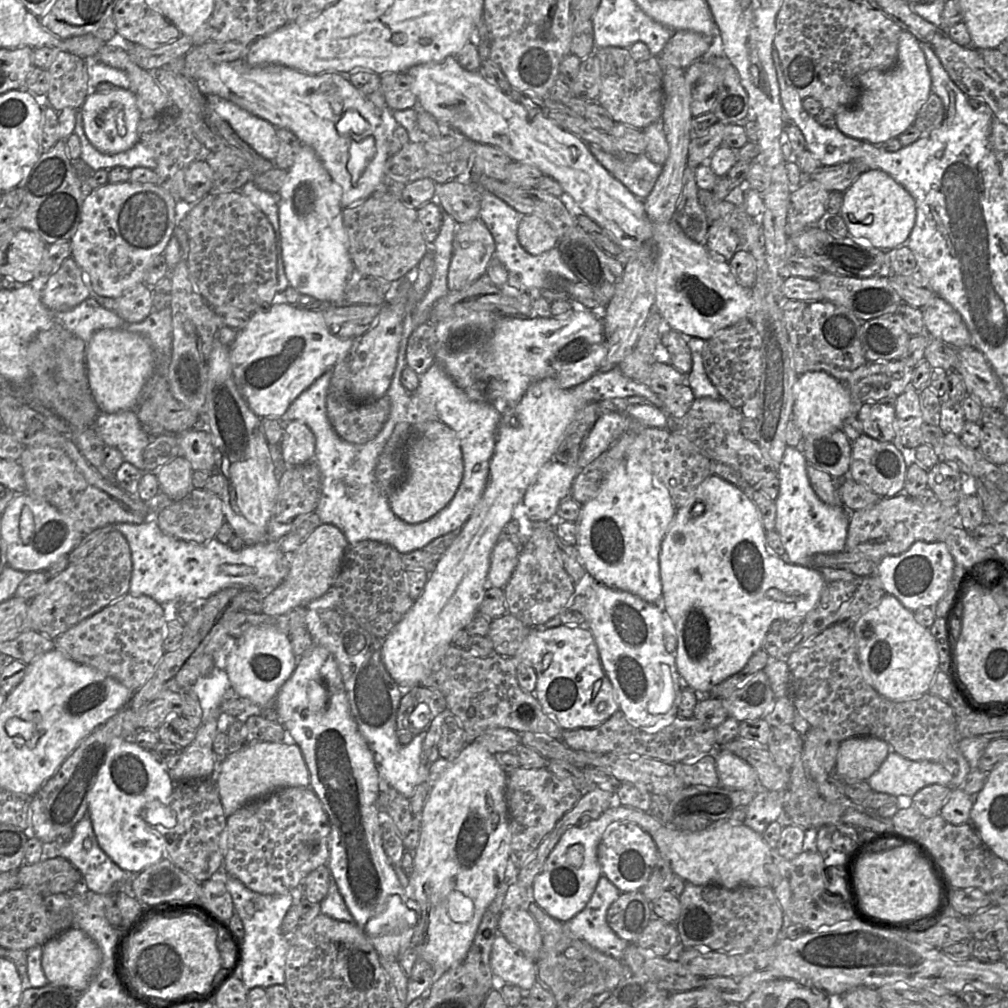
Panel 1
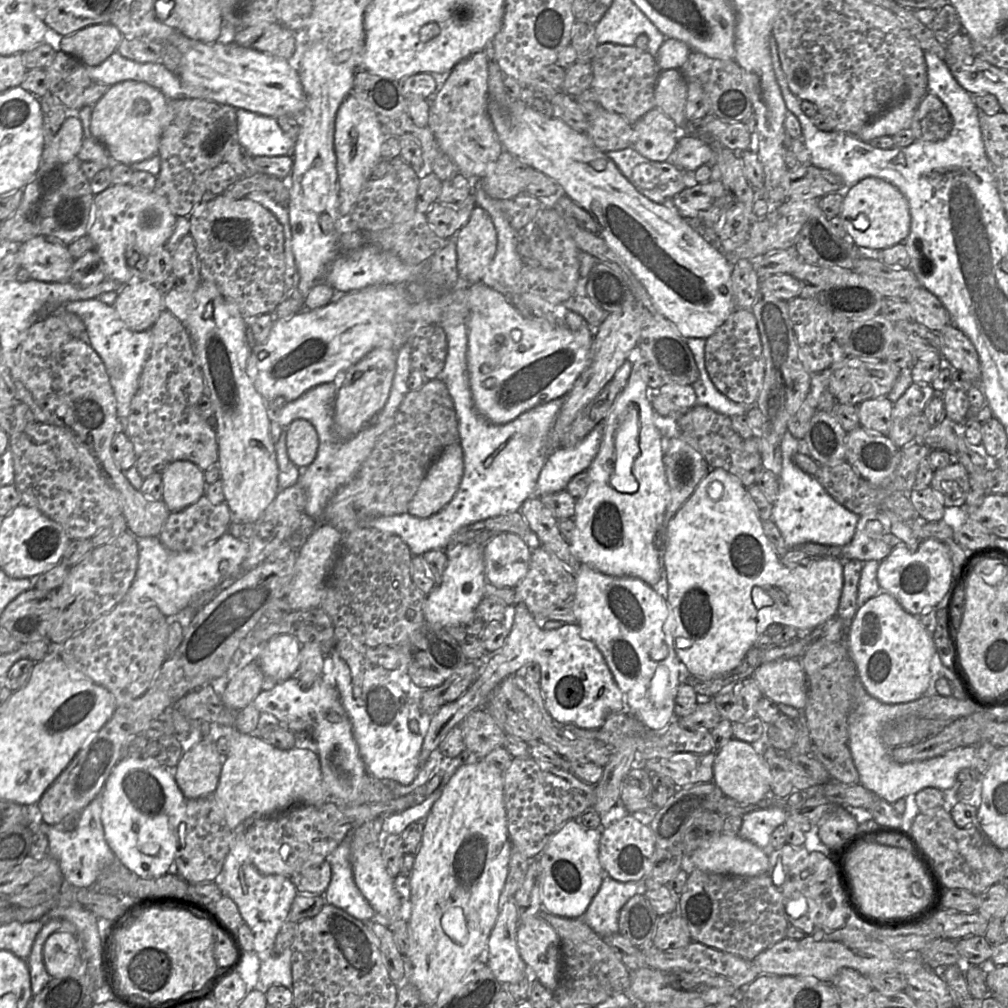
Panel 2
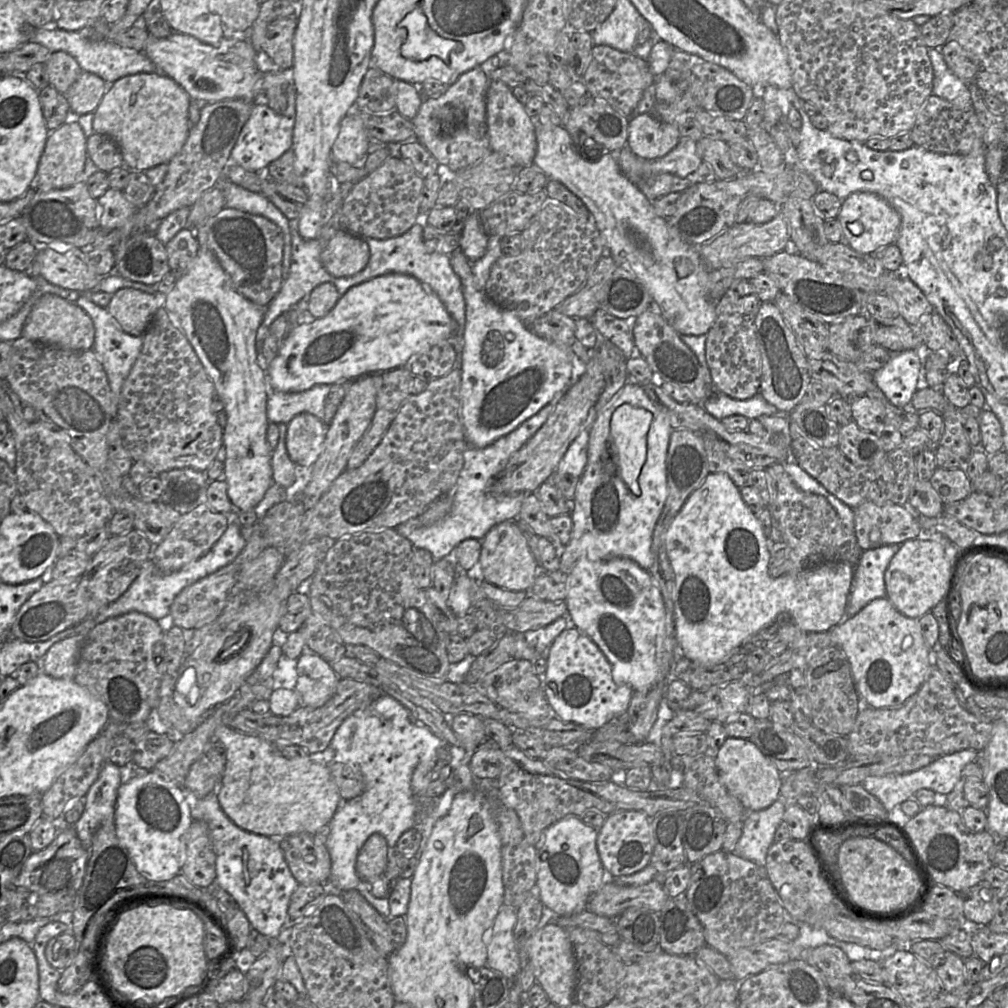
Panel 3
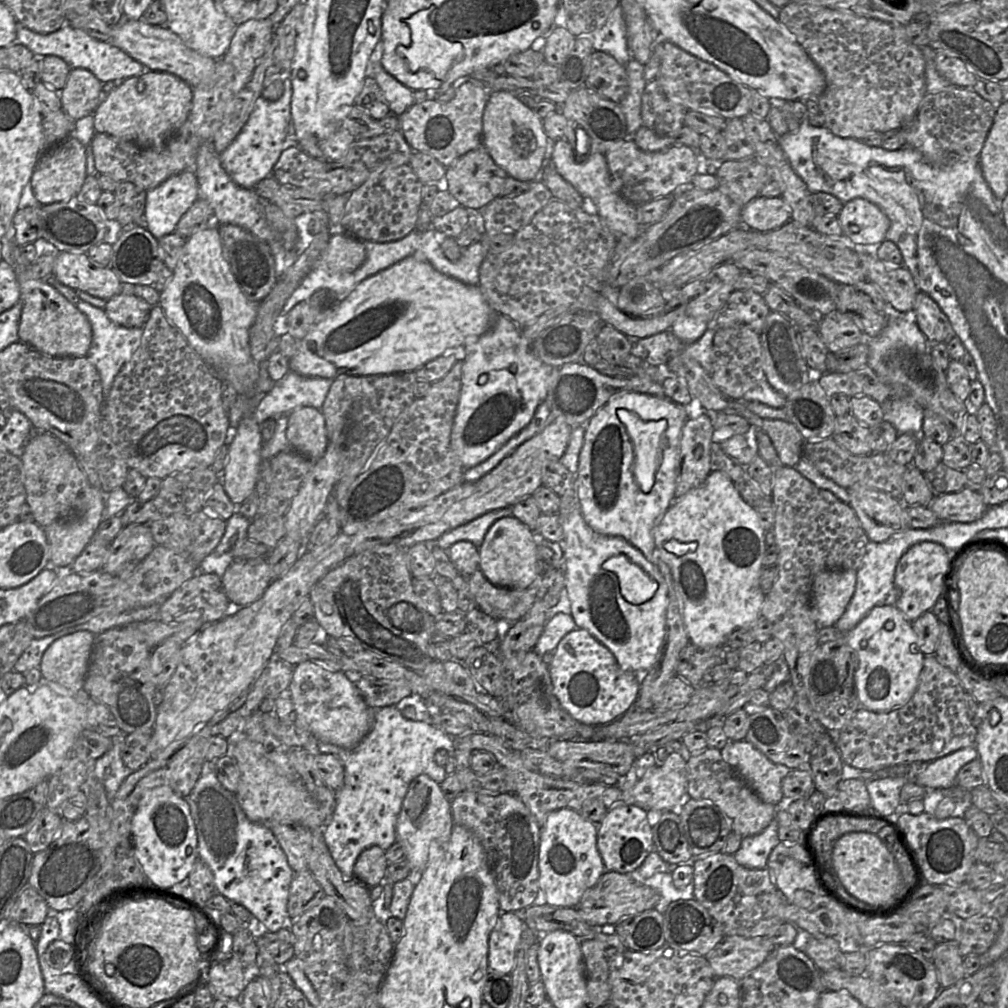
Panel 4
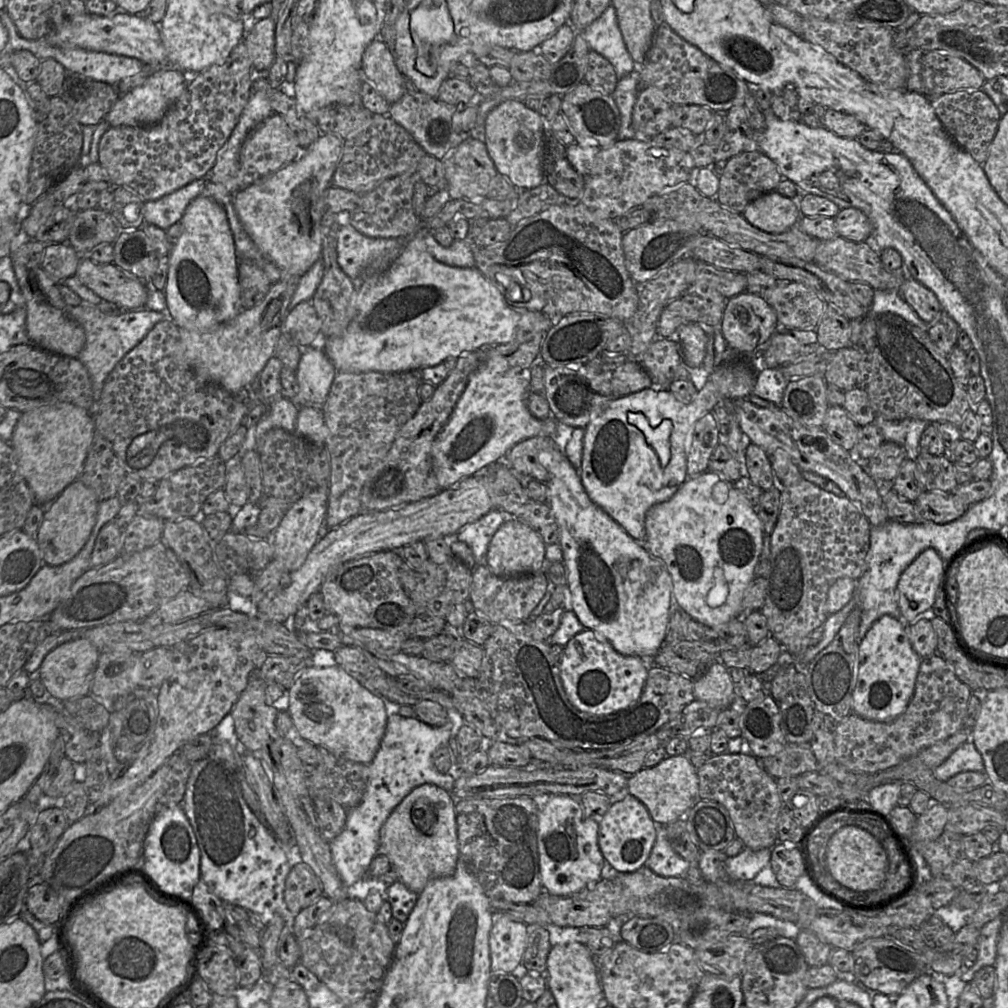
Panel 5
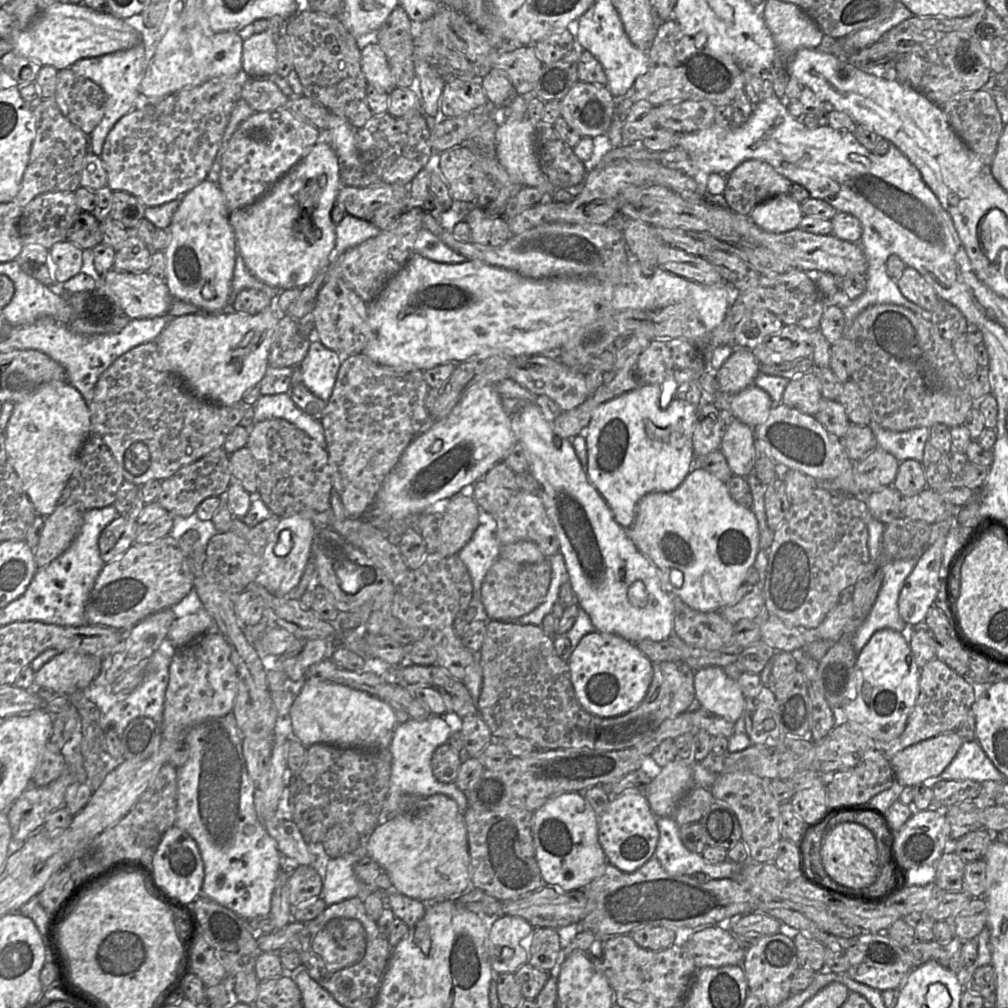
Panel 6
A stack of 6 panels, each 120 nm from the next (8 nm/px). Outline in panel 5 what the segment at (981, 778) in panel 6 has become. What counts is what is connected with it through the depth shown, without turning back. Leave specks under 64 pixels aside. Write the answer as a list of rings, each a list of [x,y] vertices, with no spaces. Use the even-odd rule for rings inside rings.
[[[973,742],[961,744],[941,765],[933,769],[933,775],[947,782],[958,773],[966,771],[984,772],[984,762]]]

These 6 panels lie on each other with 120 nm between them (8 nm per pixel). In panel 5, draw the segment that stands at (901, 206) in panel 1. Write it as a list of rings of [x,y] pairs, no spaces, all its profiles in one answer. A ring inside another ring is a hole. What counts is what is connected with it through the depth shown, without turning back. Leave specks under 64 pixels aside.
[[[840,209],[834,220],[838,236],[857,243],[871,241],[872,224],[860,209]]]

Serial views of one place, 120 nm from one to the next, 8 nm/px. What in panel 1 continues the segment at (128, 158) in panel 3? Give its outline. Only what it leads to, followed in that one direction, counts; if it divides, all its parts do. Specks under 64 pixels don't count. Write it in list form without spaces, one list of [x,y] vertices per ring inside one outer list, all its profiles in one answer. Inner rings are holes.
[[[114,88],[107,93],[90,93],[80,107],[85,135],[99,152],[114,155],[138,143],[137,126],[141,120],[136,97],[129,89]]]

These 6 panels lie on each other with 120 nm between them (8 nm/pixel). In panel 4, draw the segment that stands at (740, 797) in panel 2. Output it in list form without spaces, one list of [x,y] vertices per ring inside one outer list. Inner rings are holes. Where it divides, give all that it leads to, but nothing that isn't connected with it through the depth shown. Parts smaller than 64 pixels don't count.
[[[728,739],[721,753],[763,802],[776,806],[783,799],[782,779],[790,771],[787,767],[770,761],[746,739]]]

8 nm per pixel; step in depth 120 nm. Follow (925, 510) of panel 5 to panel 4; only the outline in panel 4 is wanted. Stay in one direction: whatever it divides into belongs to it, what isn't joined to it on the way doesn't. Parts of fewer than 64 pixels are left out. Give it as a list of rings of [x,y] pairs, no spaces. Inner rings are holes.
[[[966,487],[955,493],[933,497],[928,507],[939,522],[951,523],[974,522],[988,509],[980,493]]]

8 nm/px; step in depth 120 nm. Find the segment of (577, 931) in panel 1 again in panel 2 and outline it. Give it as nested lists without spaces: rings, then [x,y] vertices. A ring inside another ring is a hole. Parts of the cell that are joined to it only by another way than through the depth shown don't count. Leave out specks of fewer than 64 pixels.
[[[606,876],[581,918],[602,938],[618,933],[621,908],[635,894],[644,895],[645,891],[644,879],[620,882]]]

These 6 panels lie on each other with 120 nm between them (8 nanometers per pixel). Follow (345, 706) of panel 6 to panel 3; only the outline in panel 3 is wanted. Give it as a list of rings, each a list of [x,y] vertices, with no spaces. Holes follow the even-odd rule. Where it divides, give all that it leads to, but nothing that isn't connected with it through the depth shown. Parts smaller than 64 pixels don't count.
[[[302,654],[297,662],[297,692],[301,705],[323,706],[334,694],[340,677],[321,656]]]

